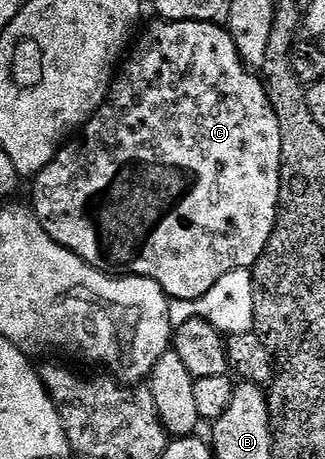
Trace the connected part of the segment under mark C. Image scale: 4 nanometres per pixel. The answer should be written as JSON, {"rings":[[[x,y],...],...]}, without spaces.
{"rings":[[[156,20],[156,23],[136,42],[136,47],[127,51],[118,73],[113,77],[112,89],[95,114],[84,123],[78,136],[65,141],[54,156],[54,160],[37,174],[32,186],[31,209],[36,219],[46,228],[59,246],[74,252],[95,270],[103,270],[113,276],[133,278],[153,278],[164,290],[169,299],[193,302],[226,272],[247,270],[255,266],[262,256],[266,244],[276,227],[276,211],[280,208],[280,169],[282,164],[282,130],[278,128],[278,118],[264,91],[264,83],[256,78],[251,69],[240,59],[234,40],[223,25],[208,22],[169,22]]]}

